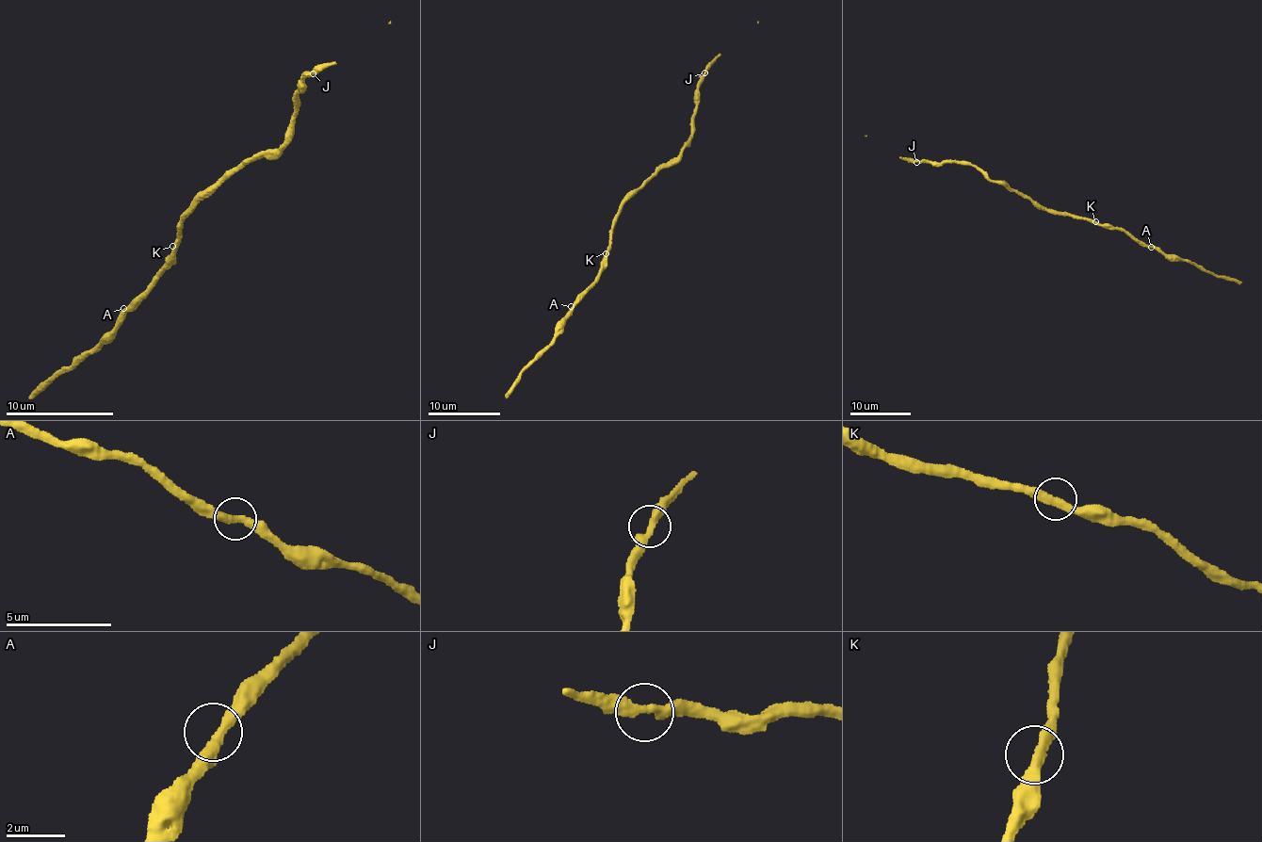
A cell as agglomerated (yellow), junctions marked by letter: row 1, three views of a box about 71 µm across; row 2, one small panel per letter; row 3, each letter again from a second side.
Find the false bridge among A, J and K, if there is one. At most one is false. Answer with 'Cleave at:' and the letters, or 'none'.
Cleave at: none

